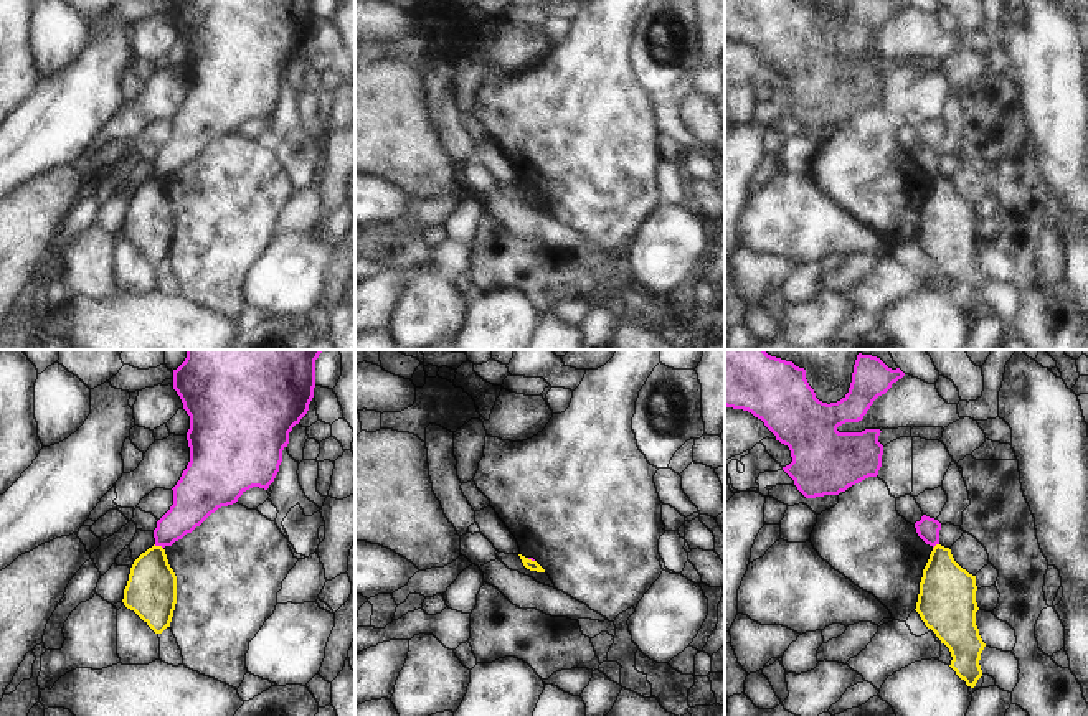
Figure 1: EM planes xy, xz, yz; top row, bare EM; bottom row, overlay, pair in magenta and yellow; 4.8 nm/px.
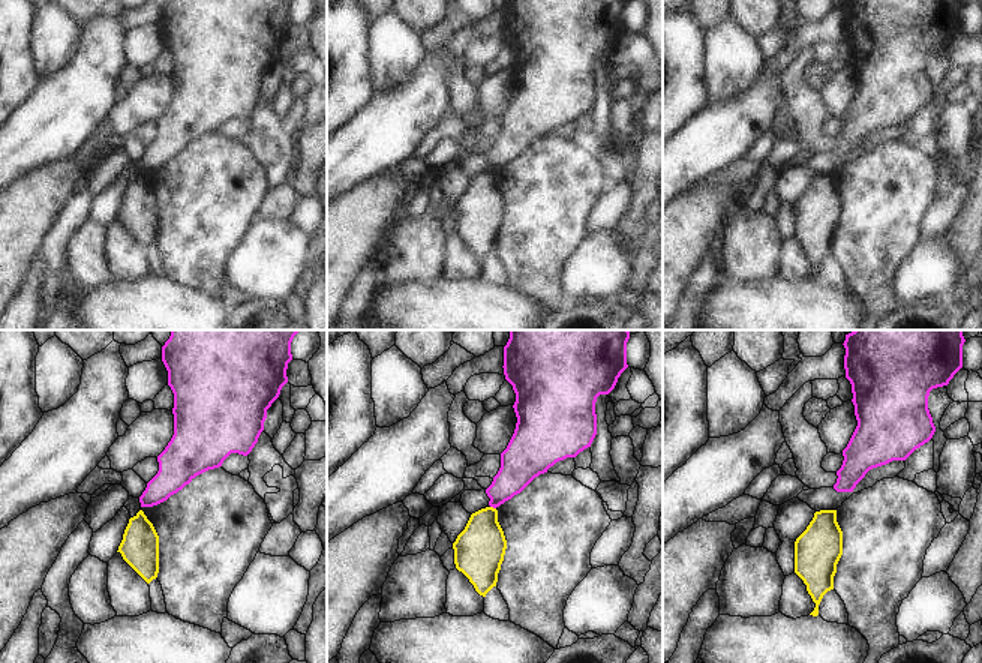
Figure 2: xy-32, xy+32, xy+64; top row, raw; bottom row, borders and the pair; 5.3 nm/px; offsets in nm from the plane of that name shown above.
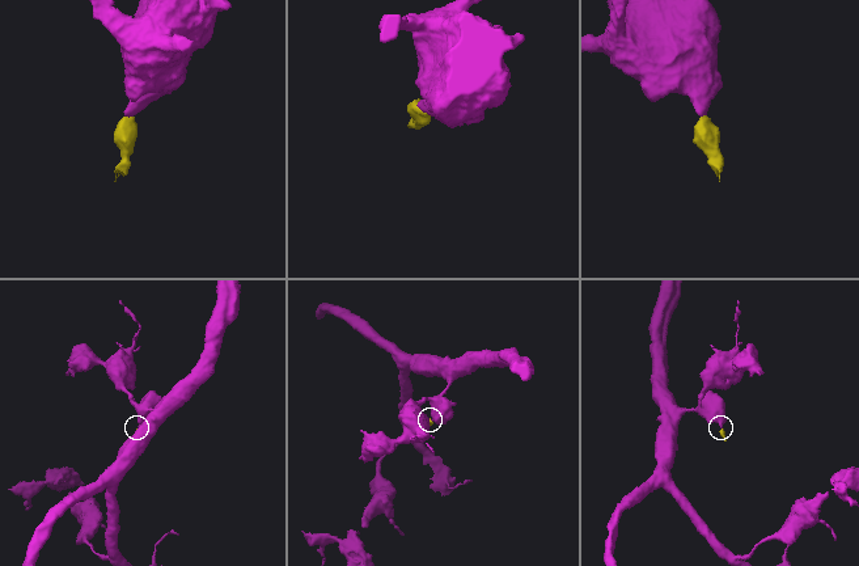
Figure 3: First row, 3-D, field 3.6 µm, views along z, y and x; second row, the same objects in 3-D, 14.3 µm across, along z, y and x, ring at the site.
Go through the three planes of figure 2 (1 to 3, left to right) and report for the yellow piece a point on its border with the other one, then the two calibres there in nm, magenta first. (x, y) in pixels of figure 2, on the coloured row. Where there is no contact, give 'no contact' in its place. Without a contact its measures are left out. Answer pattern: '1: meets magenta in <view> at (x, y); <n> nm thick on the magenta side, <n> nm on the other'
1: no contact
2: meets magenta in xy+32 at (493, 507); 190 nm thick on the magenta side, 280 nm on the other
3: no contact

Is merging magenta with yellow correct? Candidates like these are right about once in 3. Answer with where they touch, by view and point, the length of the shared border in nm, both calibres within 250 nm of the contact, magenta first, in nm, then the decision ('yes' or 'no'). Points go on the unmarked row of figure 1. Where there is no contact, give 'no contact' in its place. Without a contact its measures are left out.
xy (159, 175) | 50 nm | 190/240 nm | no

